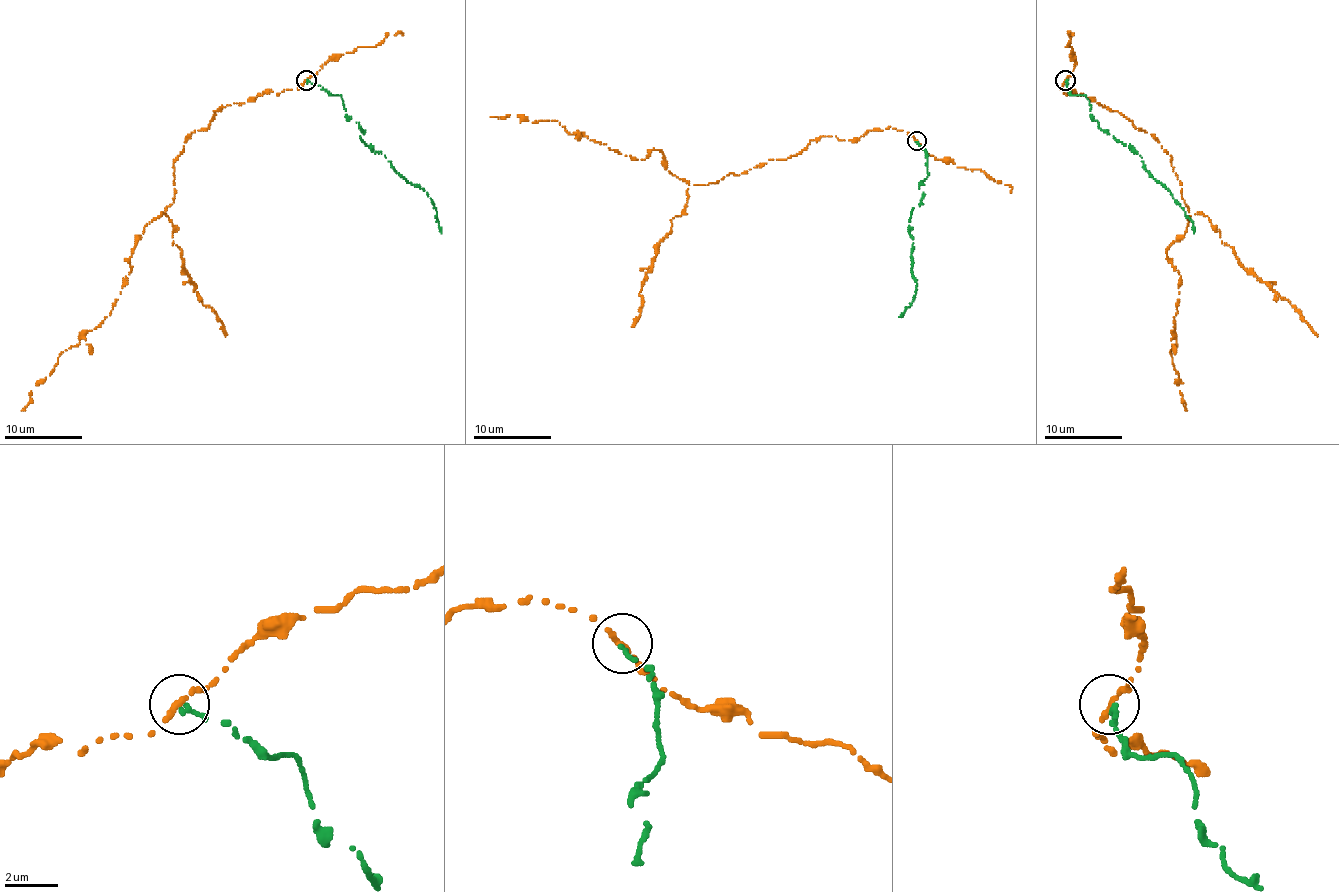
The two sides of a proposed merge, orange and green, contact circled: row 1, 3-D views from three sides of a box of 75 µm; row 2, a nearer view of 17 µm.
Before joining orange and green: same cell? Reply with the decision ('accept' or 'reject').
reject

